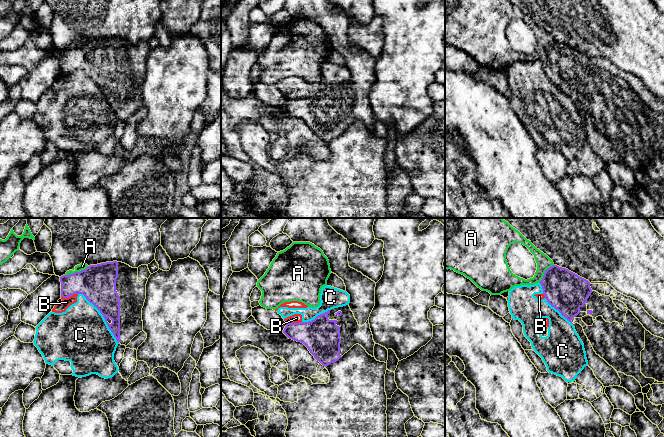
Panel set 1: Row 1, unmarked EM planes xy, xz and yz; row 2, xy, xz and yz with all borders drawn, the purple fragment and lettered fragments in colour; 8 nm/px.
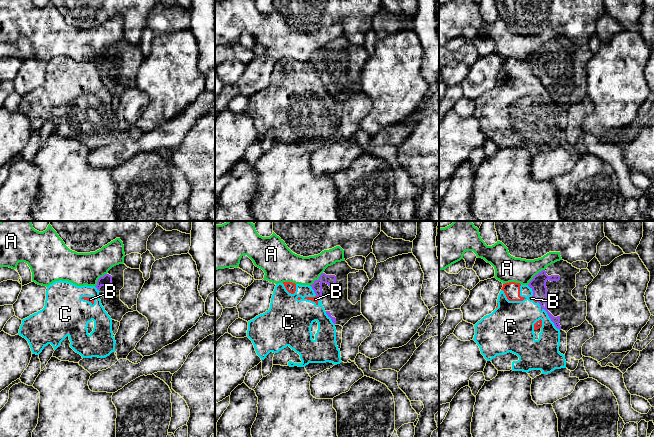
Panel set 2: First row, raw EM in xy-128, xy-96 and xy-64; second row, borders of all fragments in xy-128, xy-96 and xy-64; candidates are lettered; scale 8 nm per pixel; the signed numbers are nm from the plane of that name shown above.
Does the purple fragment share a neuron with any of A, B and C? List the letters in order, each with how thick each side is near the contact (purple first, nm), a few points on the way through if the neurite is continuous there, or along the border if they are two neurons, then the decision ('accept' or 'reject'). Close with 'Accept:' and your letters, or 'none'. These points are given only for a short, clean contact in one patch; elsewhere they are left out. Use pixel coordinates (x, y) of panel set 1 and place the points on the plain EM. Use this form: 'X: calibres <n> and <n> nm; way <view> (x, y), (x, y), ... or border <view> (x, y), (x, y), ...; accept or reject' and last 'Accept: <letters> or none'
A: calibres 300 and 60 nm; border xy (88, 42), (65, 51); reject
B: calibres 300 and 80 nm; border xy (77, 69), (61, 73); reject
C: calibres 280 and 460 nm; reject
Accept: none

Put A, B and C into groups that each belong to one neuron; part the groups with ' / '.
A / B C

